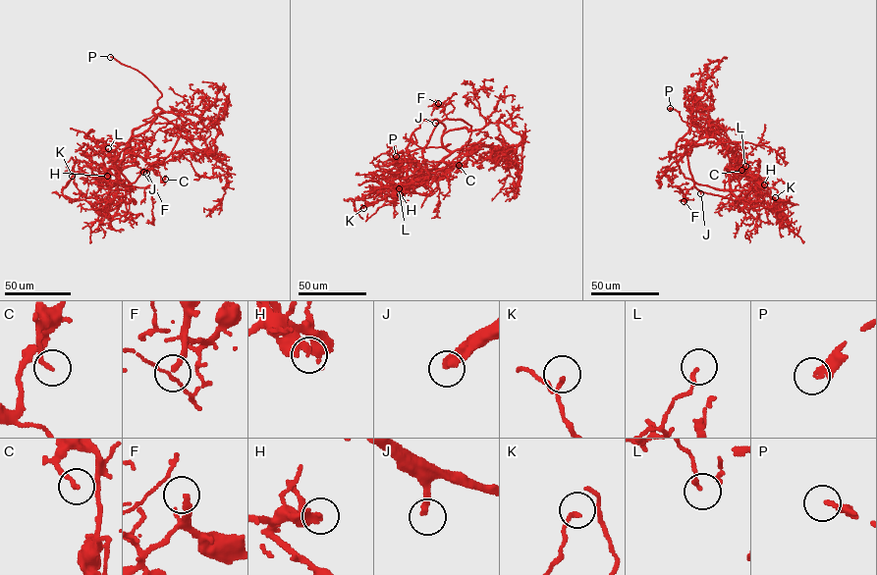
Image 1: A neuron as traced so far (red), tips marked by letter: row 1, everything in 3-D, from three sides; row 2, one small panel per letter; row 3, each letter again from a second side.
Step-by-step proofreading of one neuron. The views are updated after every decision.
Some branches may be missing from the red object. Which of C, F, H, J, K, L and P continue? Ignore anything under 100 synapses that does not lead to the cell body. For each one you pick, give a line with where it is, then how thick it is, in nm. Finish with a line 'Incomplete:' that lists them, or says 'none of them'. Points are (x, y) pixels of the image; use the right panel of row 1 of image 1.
F: (684, 201) | 240 nm
P: (670, 108) | 280 nm
Incomplete: F, P

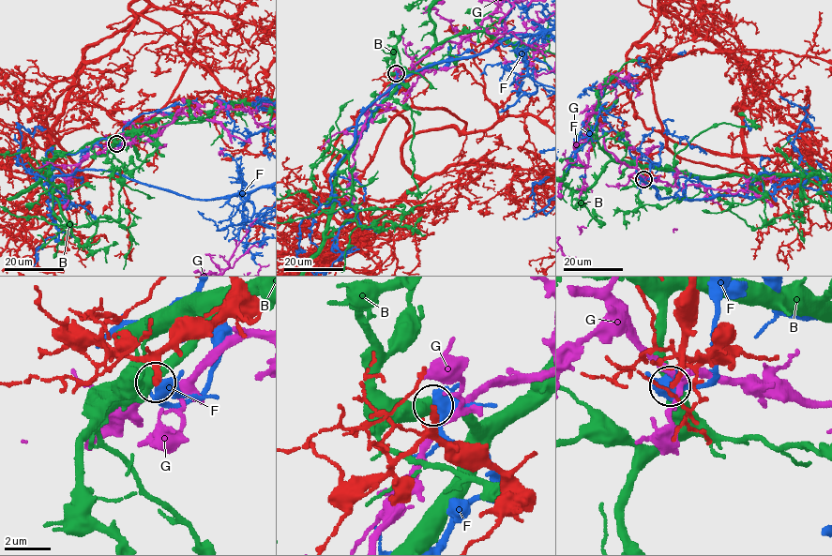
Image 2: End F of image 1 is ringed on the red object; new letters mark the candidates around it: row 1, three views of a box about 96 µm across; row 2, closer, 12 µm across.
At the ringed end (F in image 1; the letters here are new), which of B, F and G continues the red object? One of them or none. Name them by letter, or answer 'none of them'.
none of them

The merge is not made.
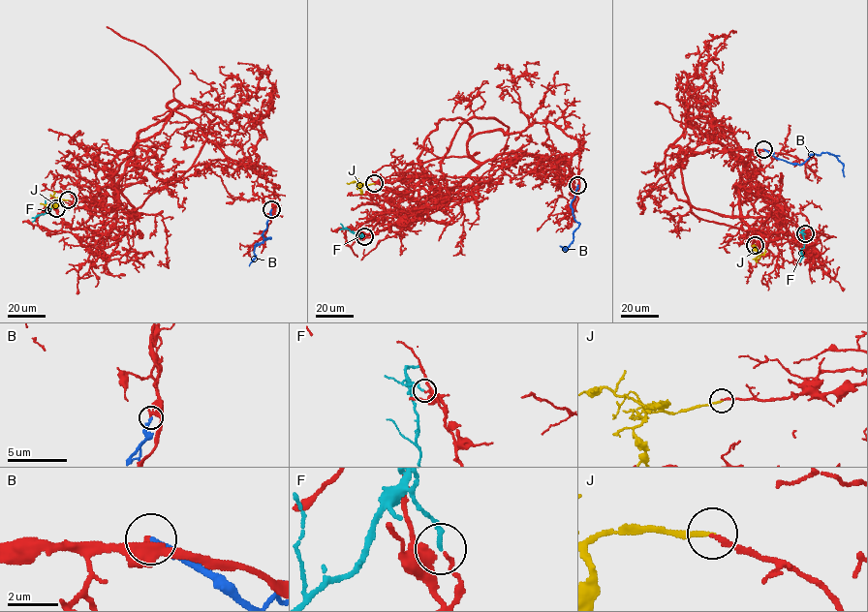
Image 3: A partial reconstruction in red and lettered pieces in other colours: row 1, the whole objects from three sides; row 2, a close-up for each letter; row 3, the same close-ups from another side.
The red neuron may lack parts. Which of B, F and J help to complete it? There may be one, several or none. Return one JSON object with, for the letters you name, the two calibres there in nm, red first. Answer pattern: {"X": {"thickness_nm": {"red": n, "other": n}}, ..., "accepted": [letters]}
{"J": {"thickness_nm": {"red": 160, "other": 180}}, "accepted": ["J"]}

